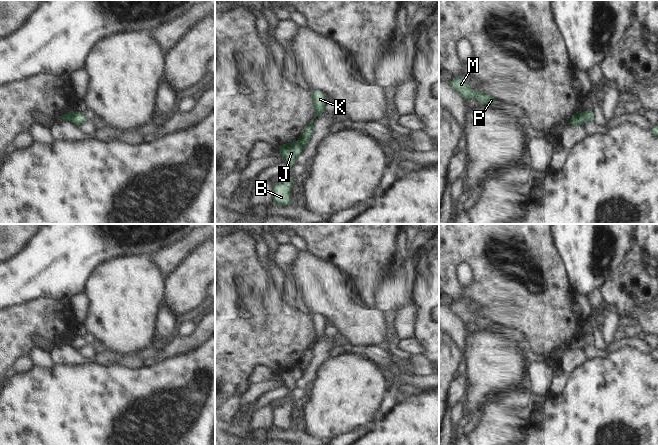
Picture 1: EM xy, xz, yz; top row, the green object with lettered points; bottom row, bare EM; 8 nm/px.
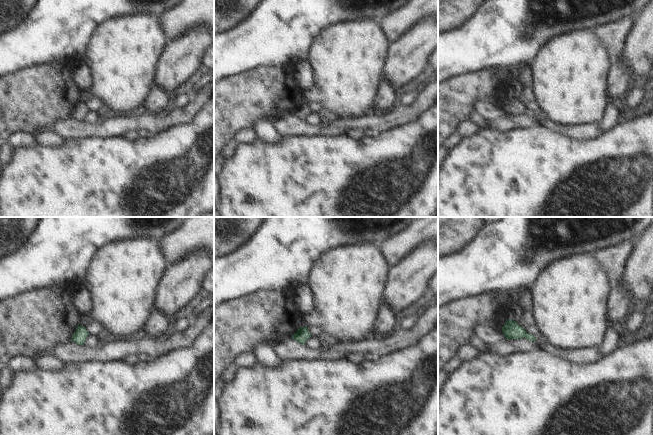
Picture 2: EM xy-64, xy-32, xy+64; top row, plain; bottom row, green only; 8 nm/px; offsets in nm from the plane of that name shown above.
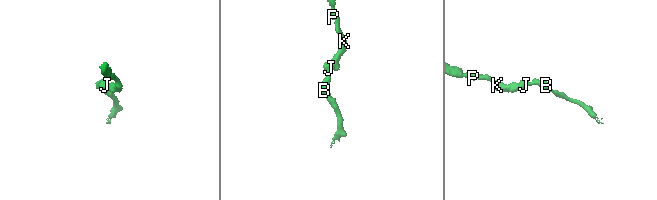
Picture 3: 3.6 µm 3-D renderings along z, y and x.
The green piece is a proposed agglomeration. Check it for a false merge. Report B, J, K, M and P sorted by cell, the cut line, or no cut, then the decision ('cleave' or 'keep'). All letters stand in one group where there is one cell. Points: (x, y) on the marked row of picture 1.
B J / K M P; cut in xy along (75, 112), (70, 121); cleave

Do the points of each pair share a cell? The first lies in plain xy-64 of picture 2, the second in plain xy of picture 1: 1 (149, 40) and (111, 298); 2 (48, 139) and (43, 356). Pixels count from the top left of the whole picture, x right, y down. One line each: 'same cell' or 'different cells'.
1: same cell
2: same cell

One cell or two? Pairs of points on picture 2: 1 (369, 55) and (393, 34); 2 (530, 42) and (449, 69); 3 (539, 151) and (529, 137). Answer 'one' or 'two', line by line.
1: two
2: one
3: one

